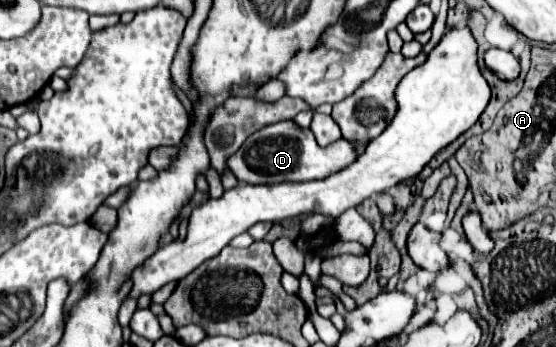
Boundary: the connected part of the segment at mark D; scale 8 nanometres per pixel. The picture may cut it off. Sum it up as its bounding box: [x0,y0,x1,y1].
[228,121,356,185]

